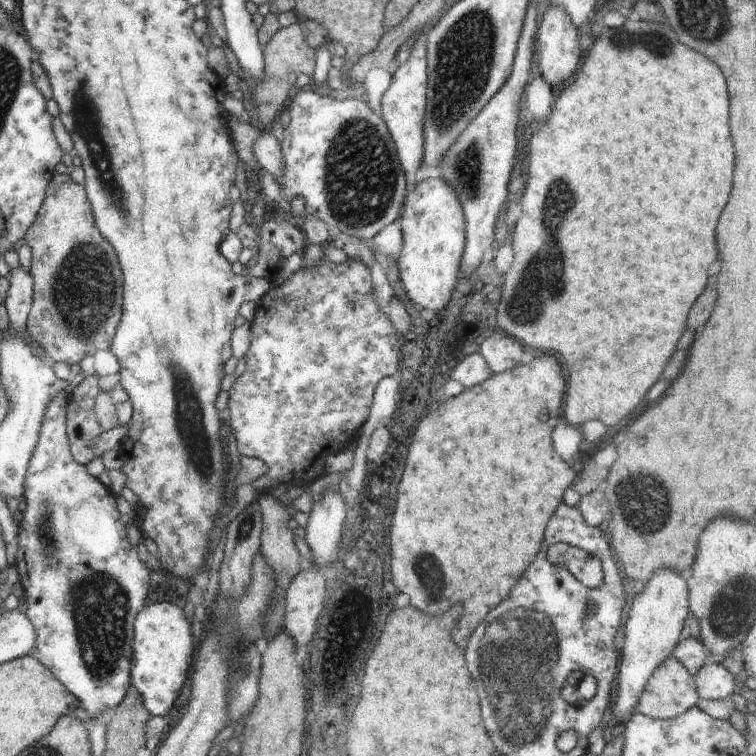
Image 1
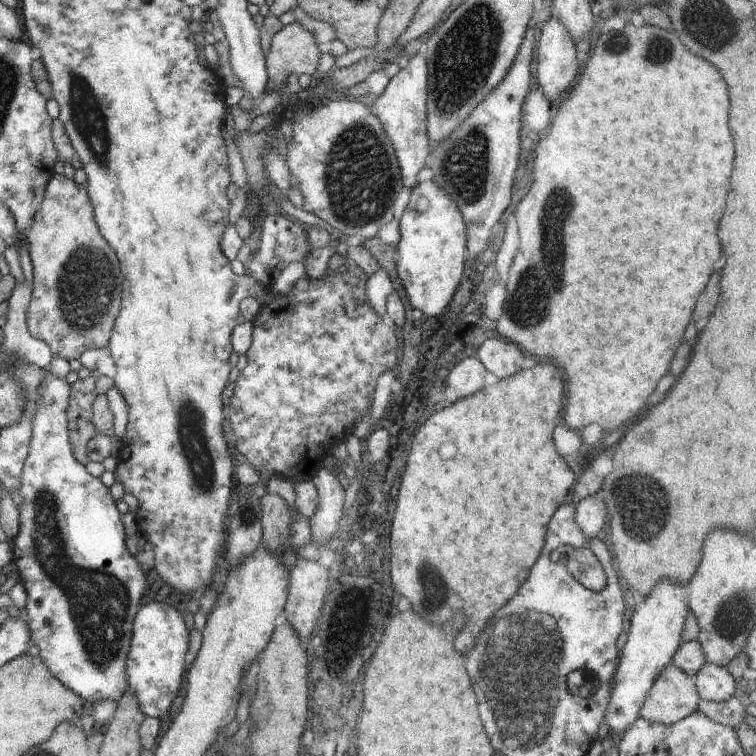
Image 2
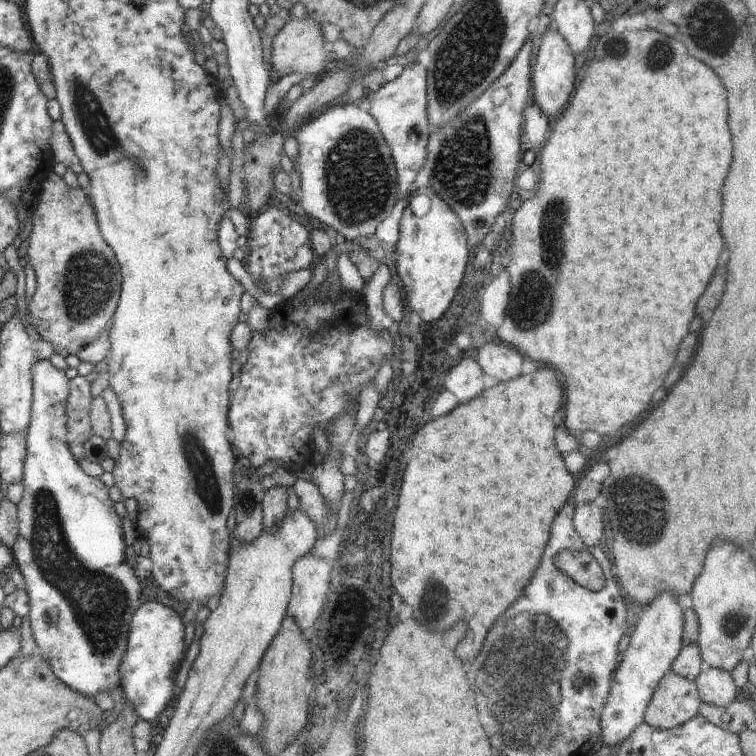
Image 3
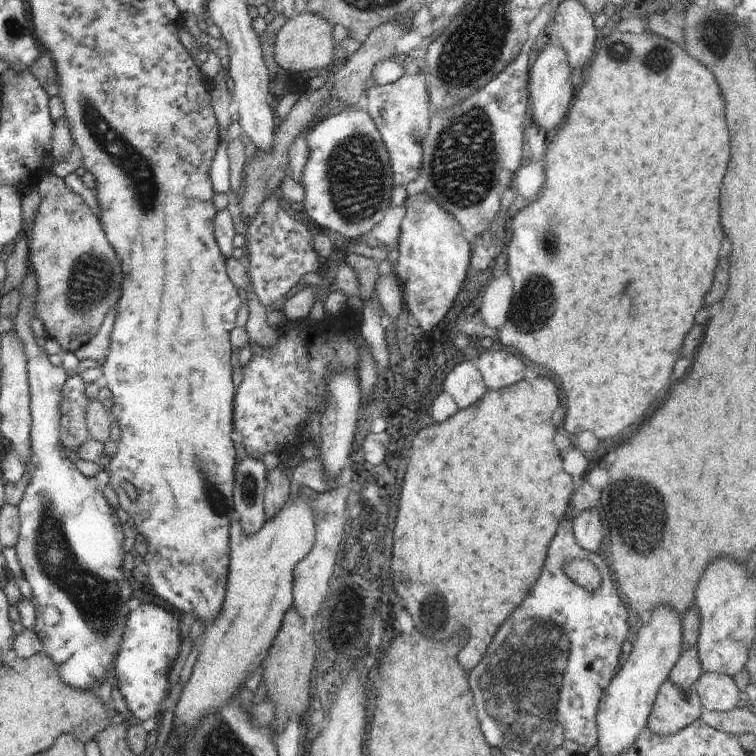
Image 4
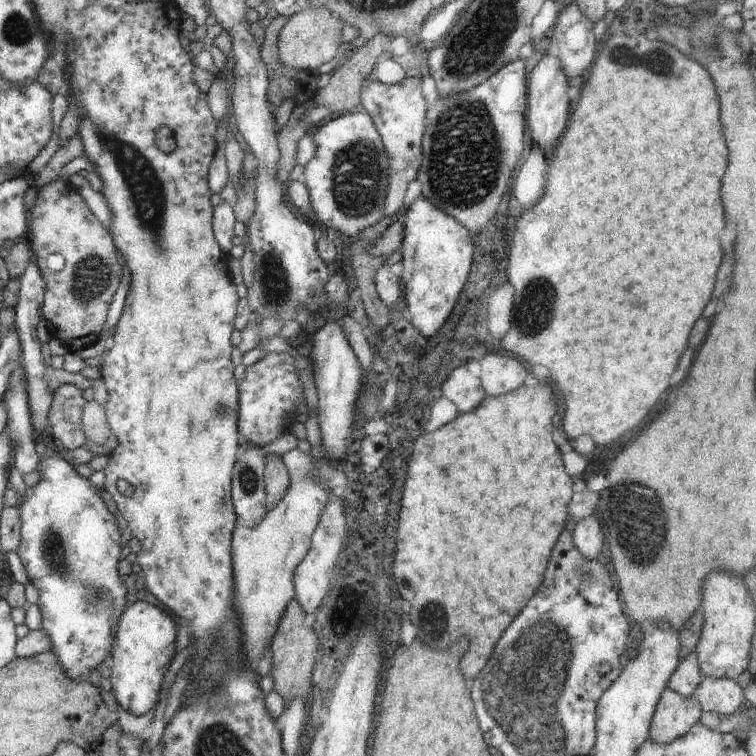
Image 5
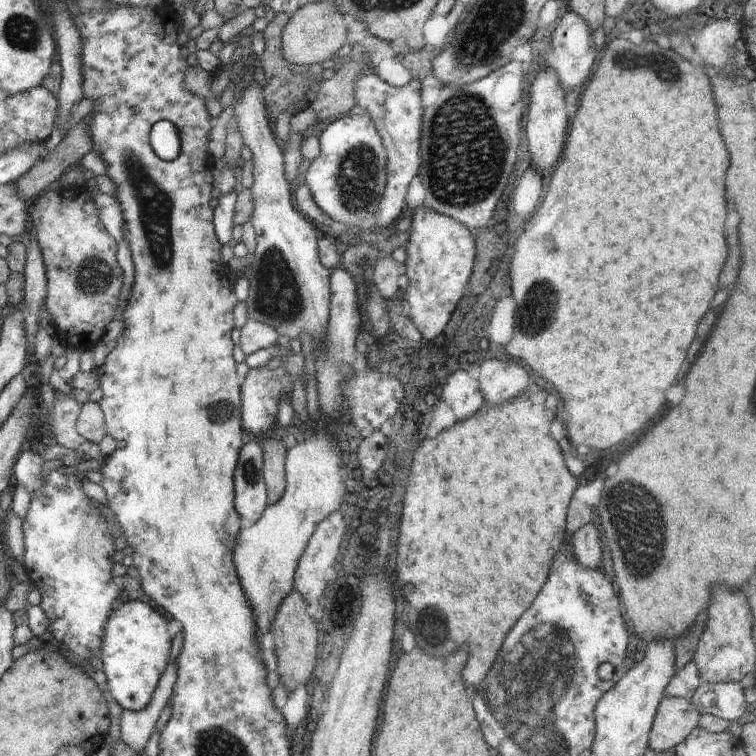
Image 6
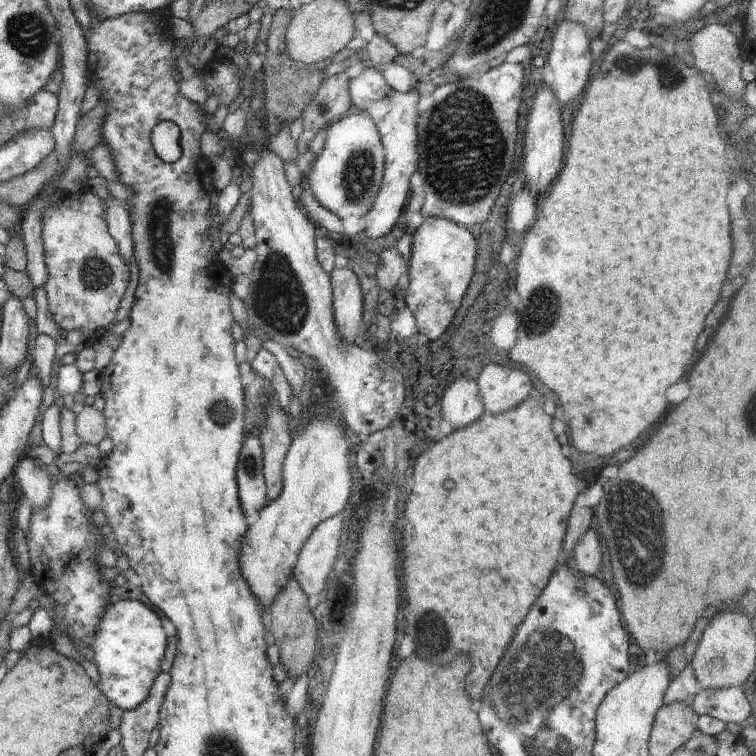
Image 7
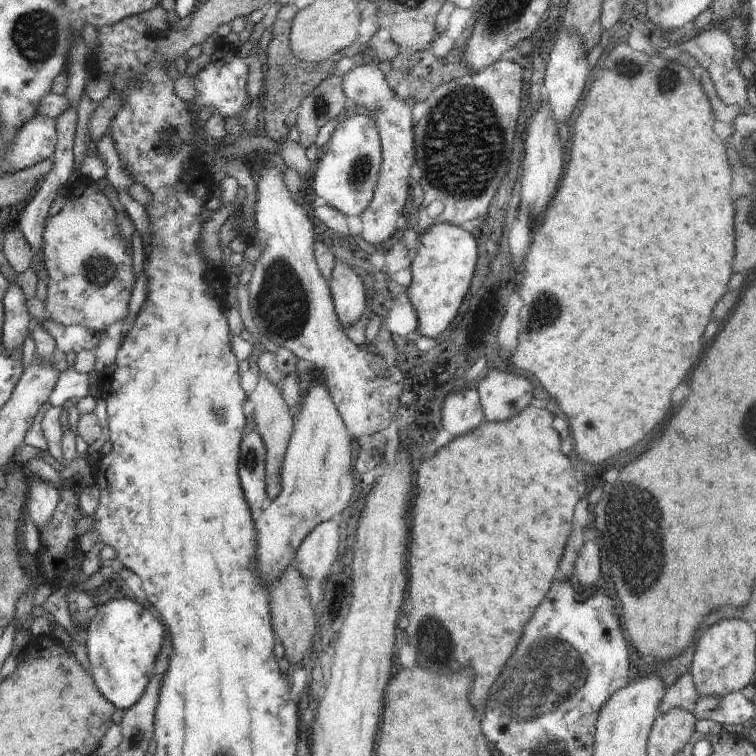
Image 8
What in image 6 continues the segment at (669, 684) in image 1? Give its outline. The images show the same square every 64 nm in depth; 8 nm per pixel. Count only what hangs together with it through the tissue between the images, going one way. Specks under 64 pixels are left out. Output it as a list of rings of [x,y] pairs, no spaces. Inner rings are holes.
[[[662,697],[653,720],[649,748],[656,752],[673,749],[699,726],[700,717],[699,710],[696,710],[691,700]]]

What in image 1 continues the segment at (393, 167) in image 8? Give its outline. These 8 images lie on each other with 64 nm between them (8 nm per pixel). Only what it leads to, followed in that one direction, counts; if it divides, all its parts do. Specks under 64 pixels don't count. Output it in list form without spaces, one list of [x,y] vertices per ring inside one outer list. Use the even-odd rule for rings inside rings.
[[[420,33],[418,40],[410,50],[410,58],[392,75],[390,88],[382,96],[381,108],[378,111],[398,150],[398,160],[404,168],[407,184],[414,184],[416,172],[422,166],[424,158],[424,118],[426,116],[427,96],[427,54],[425,49],[426,33]]]

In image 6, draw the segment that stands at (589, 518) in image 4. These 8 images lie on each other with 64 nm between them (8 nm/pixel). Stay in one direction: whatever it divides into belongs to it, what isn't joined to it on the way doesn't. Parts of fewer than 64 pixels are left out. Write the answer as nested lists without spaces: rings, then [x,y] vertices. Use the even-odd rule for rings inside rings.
[[[586,523],[572,536],[570,549],[578,562],[585,567],[598,568],[602,560],[602,542],[598,528],[594,524]]]

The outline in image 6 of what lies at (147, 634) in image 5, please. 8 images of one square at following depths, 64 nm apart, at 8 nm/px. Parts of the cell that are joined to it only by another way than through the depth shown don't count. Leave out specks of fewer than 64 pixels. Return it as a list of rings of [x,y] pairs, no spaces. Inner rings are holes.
[[[144,602],[118,603],[105,626],[101,645],[100,656],[106,675],[106,685],[102,689],[108,690],[123,709],[130,712],[144,710],[150,704],[160,677],[166,670],[170,646],[172,636],[168,634],[166,620],[156,610]]]

